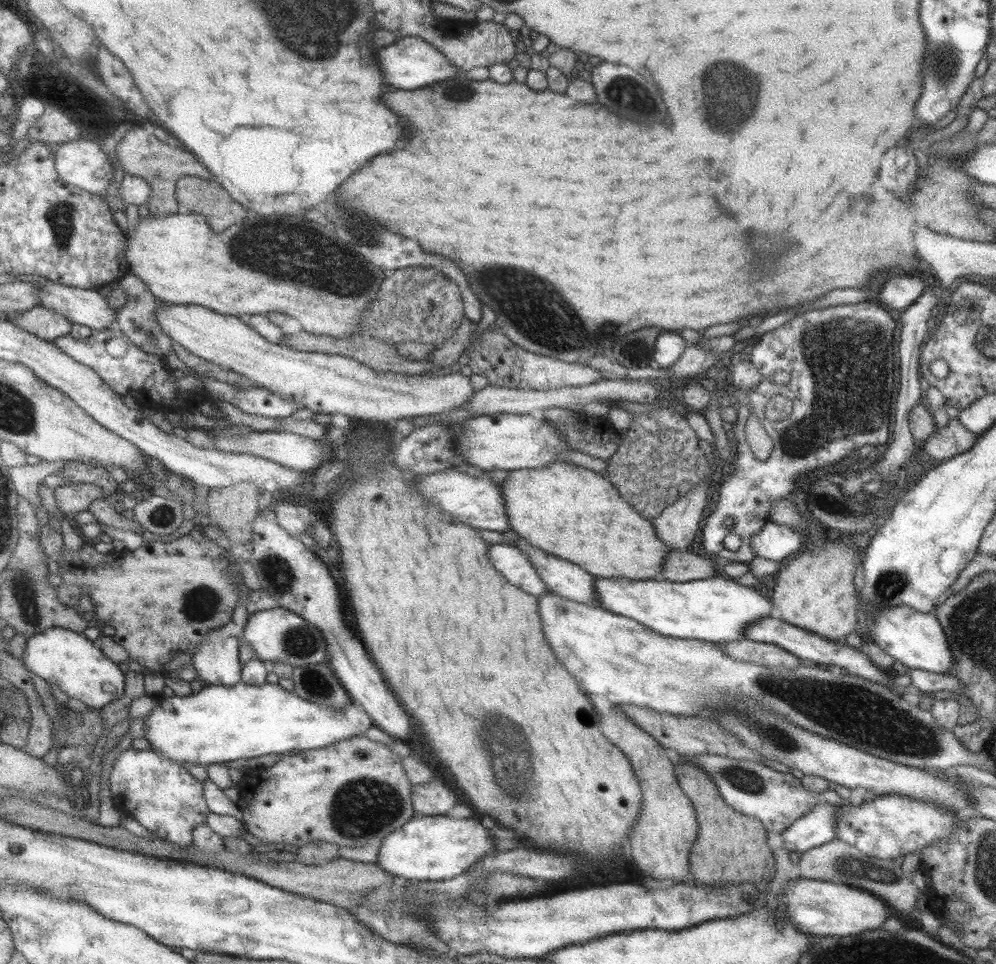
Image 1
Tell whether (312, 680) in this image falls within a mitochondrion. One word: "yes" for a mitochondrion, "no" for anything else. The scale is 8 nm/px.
yes

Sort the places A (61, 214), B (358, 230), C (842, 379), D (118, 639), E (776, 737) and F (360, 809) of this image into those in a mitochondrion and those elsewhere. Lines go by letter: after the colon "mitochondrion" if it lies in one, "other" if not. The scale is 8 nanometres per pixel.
A: mitochondrion
B: mitochondrion
C: mitochondrion
D: other
E: mitochondrion
F: mitochondrion

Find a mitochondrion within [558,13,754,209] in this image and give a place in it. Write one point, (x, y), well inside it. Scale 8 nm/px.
(623, 94)

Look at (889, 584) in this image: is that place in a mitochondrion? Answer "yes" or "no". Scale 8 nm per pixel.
yes

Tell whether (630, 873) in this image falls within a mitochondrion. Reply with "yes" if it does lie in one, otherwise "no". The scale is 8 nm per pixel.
no

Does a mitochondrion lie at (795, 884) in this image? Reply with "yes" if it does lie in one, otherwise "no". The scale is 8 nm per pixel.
no

